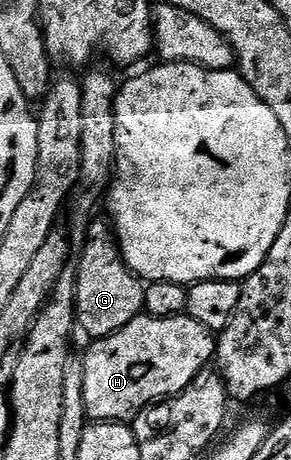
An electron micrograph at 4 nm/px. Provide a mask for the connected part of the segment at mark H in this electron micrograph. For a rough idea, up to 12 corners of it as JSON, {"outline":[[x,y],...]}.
{"outline":[[141,315],[82,362],[89,422],[128,423],[213,360],[213,330]]}

